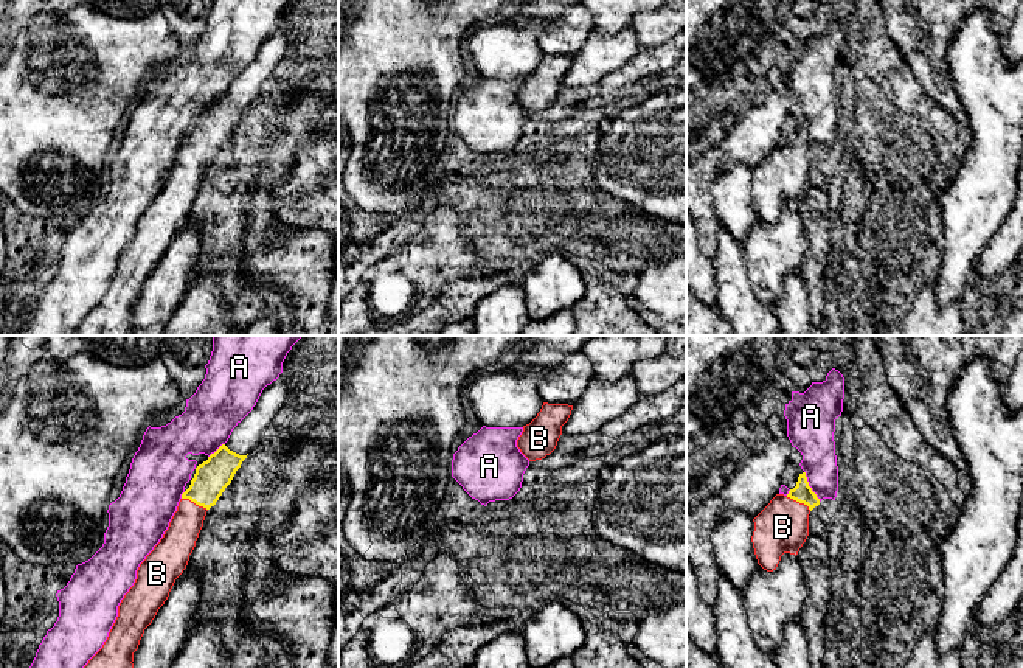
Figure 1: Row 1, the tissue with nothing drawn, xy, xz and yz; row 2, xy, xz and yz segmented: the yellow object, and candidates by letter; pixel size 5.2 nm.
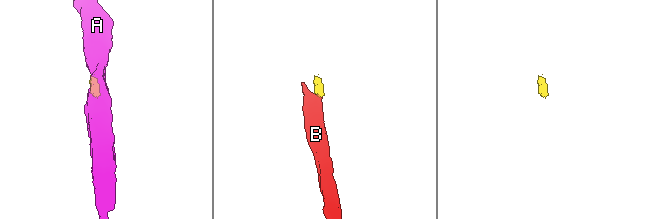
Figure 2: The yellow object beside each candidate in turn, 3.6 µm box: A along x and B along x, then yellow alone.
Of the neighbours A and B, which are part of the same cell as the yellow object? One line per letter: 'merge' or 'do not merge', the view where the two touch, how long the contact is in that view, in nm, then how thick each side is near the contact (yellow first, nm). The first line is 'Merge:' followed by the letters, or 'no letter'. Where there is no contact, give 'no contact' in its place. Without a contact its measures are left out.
Merge: B
A: do not merge; meets yellow in yz; contact 180 nm long; 100 nm thick on the yellow side, 200 nm on the other
B: merge; meets yellow in xy; contact 150 nm long; 180 nm thick on the yellow side, 170 nm on the other

